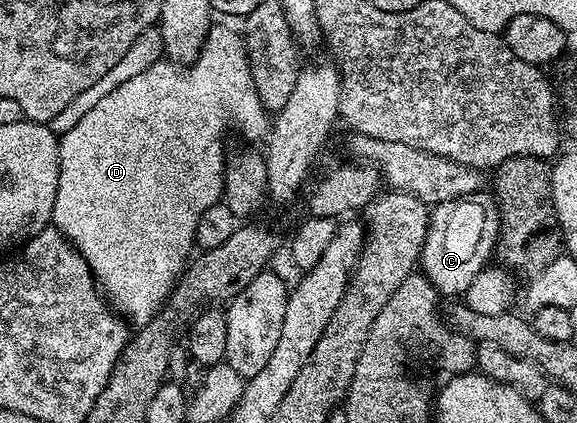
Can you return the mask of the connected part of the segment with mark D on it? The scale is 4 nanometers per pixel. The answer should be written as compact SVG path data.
M217 23L210 28L205 45L202 47L197 60L188 68L168 59L160 59L153 66L149 66L145 71L140 72L139 75L132 76L127 82L108 92L103 99L99 100L99 103L95 104L95 107L92 107L91 111L87 112L87 115L84 115L83 119L79 120L79 123L75 124L71 131L67 131L66 134L59 137L57 146L59 151L59 183L55 191L52 224L59 232L64 233L65 240L85 258L98 286L103 290L104 296L108 298L112 306L128 318L134 326L148 326L151 320L162 312L175 282L186 268L187 258L194 252L199 215L203 215L203 211L207 211L207 207L216 205L222 200L225 191L225 166L227 164L225 132L228 131L229 125L234 125L245 137L264 138L270 128L271 117L265 112L259 95L255 91L255 83L251 79L251 71L249 70L244 36L238 30L236 33L235 30Z

